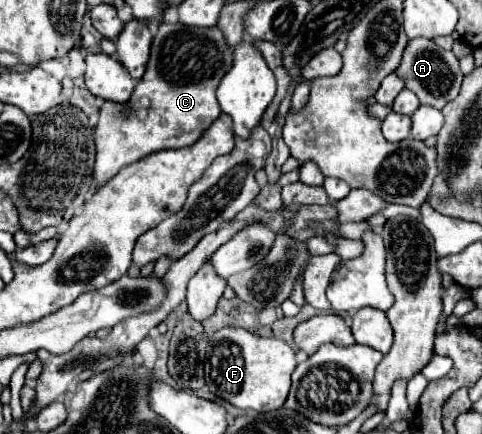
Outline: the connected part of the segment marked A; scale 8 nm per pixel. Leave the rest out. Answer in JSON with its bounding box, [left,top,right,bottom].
[394,38,462,110]

